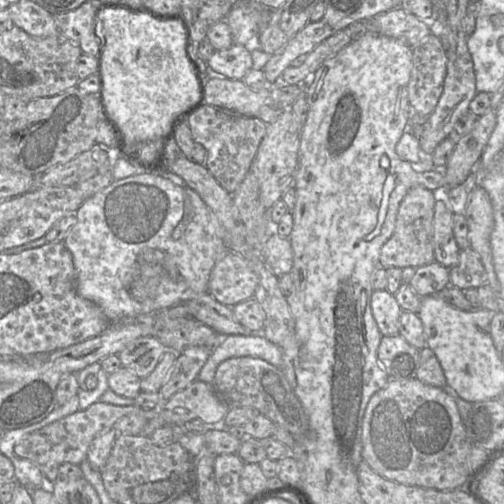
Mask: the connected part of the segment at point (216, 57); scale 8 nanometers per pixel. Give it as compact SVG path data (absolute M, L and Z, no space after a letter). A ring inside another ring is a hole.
M235 43L227 49L215 50L207 65L209 72L237 80L242 80L253 68L251 52L244 45Z

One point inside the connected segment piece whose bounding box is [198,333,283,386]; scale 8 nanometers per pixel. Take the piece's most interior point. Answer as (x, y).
(257, 345)

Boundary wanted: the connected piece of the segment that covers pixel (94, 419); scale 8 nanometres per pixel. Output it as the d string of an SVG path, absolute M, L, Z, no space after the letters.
M99 401L85 410L78 410L26 435L14 446L14 453L33 462L43 473L47 485L51 485L58 478L60 465L63 463L79 465L86 460L92 441L113 428L115 422L120 418L128 415L141 415L147 419L152 419L158 414L159 408L143 409L136 405L118 406Z

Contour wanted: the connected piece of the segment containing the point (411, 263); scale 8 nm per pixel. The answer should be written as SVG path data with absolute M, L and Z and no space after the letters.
M422 185L413 186L402 199L396 216L392 236L380 249L379 266L383 269L390 267L418 268L435 261L433 249L433 217L438 194Z

